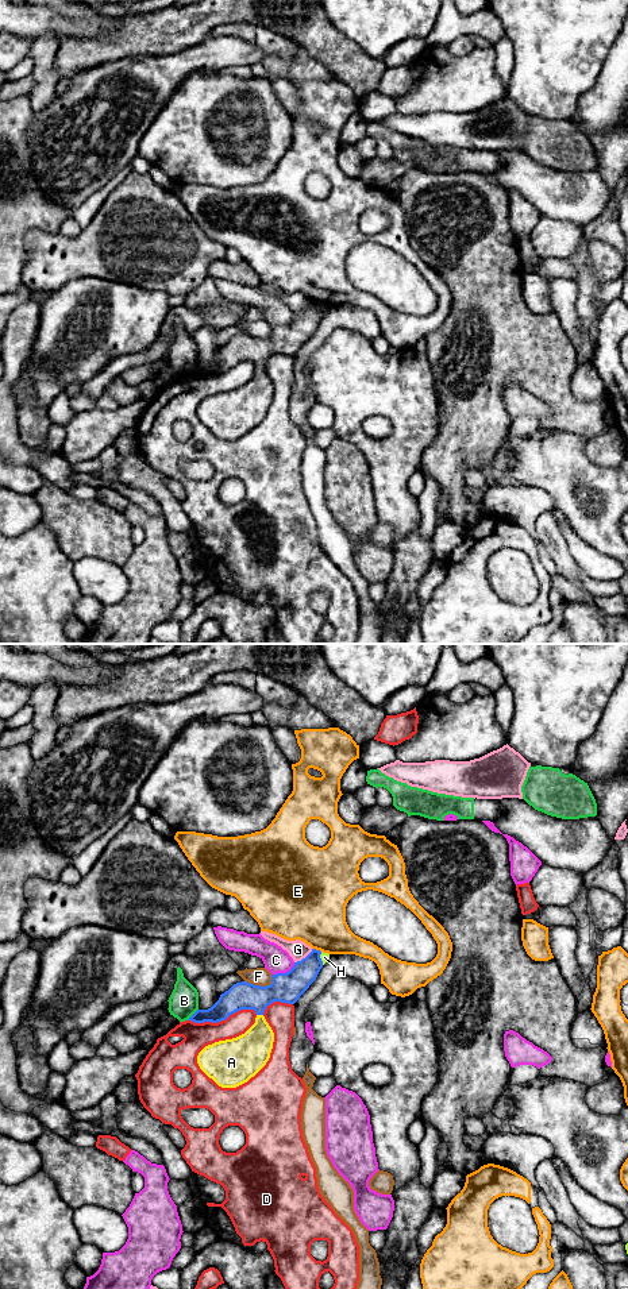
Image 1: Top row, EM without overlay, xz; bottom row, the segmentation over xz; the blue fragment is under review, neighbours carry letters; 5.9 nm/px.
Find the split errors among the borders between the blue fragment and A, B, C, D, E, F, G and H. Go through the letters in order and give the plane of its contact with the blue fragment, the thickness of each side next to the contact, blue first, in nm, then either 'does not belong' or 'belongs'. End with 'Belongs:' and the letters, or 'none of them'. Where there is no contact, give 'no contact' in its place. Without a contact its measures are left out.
A: meets blue in xz; 180 nm thick on the blue side, 240 nm on the other; belongs
B: meets blue in xz; 140 nm thick on the blue side, 180 nm on the other; does not belong
C: meets blue in xz; 180 nm thick on the blue side, 150 nm on the other; does not belong
D: meets blue in xz; 160 nm thick on the blue side, 160 nm on the other; does not belong
E: meets blue in xz; 160 nm thick on the blue side, 420 nm on the other; does not belong
F: meets blue in xz; 180 nm thick on the blue side, 110 nm on the other; does not belong
G: meets blue in xz; 180 nm thick on the blue side, 120 nm on the other; does not belong
H: meets blue in xz; 170 nm thick on the blue side, 50 nm on the other; does not belong
Belongs: A

